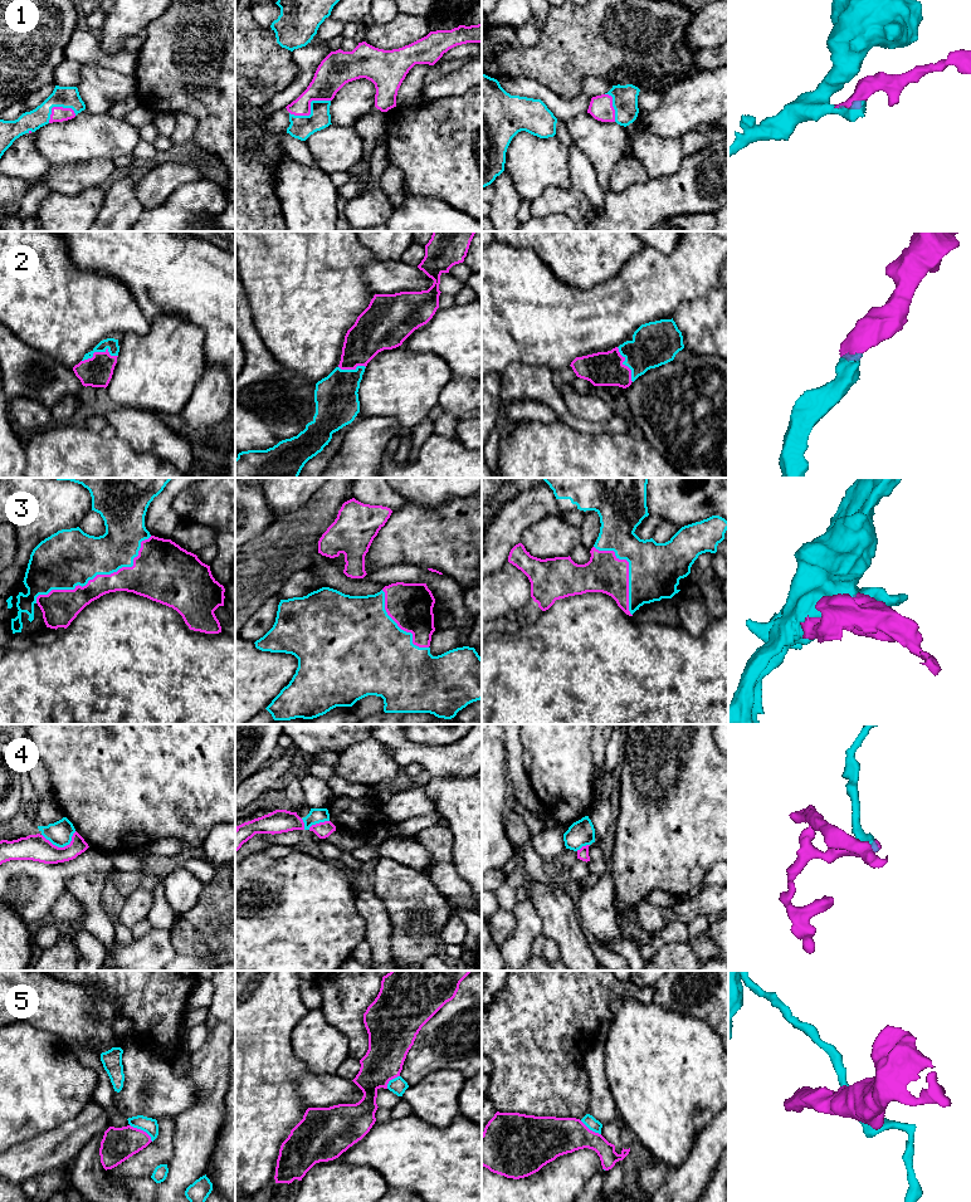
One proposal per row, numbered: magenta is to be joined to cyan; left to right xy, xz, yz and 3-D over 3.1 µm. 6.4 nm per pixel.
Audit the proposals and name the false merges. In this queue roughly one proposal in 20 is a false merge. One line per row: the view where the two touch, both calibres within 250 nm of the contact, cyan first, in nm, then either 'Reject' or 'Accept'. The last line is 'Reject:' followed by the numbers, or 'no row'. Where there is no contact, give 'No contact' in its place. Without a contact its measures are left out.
1: Touches cyan in xz. Thickness 150 nm (cyan) against 200 nm. Accept
2: Touches cyan in xy. Thickness 80 nm (cyan) against 190 nm. Accept
3: Touches cyan in xy. Thickness 360 nm (cyan) against 170 nm. Accept
4: Touches cyan in xy. Thickness 160 nm (cyan) against 170 nm. Reject
5: Touches cyan in xy. Thickness 100 nm (cyan) against 220 nm. Reject
Reject: 4, 5

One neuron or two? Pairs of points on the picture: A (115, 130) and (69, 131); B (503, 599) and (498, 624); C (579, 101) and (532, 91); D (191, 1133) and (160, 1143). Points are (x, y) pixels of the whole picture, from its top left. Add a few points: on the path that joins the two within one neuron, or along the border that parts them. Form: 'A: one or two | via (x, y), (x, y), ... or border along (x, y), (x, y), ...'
A: one | via (103, 131), (81, 131)
B: two | border along (504, 615), (494, 620)
C: one | via (567, 104), (556, 104), (543, 93)
D: two | border along (174, 1118), (174, 1148), (172, 1156), (166, 1163)

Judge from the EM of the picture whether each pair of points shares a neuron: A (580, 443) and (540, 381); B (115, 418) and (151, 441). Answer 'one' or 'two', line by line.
A: two
B: one

